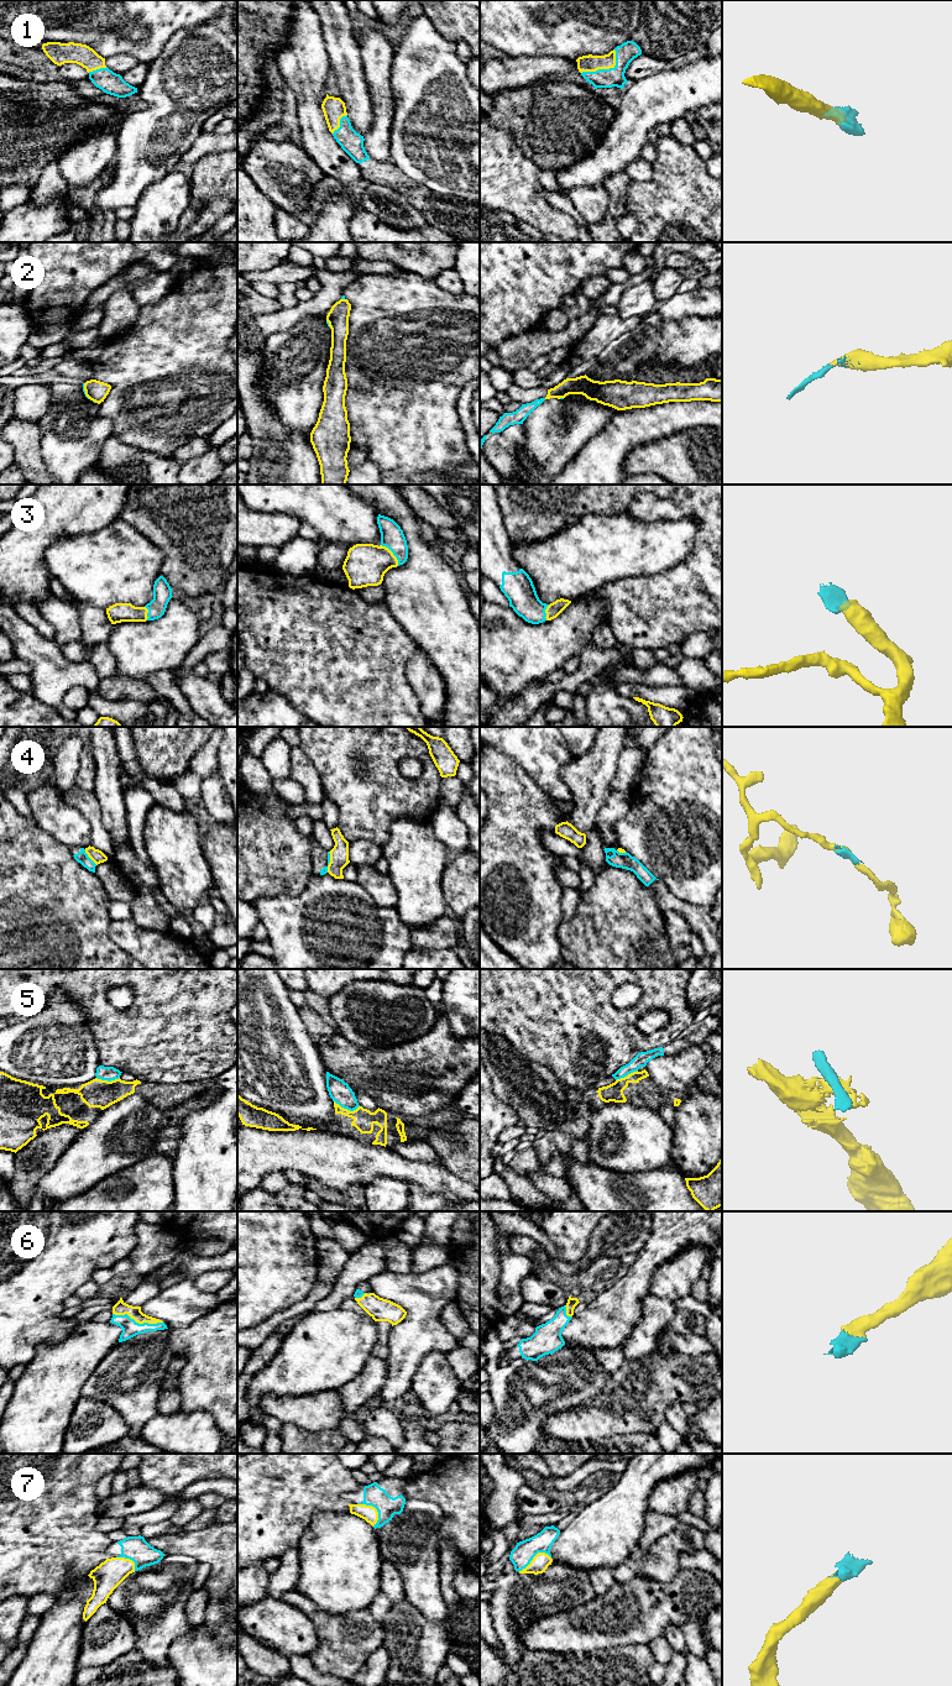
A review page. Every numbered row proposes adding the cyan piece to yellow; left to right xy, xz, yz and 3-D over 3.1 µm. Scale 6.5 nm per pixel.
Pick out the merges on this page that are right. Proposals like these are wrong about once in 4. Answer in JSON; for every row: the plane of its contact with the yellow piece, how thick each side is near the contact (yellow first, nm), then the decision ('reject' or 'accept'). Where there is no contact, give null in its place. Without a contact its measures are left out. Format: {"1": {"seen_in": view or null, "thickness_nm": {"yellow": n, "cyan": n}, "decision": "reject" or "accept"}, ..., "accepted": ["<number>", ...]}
{"1": {"seen_in": "yz", "thickness_nm": {"yellow": 110, "cyan": 130}, "decision": "accept"}, "2": {"seen_in": "xy", "thickness_nm": {"yellow": 140, "cyan": 20}, "decision": "accept"}, "3": {"seen_in": "xz", "thickness_nm": {"yellow": 280, "cyan": 150}, "decision": "accept"}, "4": {"seen_in": "xy", "thickness_nm": {"yellow": 90, "cyan": 80}, "decision": "reject"}, "5": {"seen_in": "xz", "thickness_nm": {"yellow": 140, "cyan": 140}, "decision": "reject"}, "6": {"seen_in": "xy", "thickness_nm": {"yellow": 90, "cyan": 110}, "decision": "accept"}, "7": {"seen_in": "xz", "thickness_nm": {"yellow": 100, "cyan": 140}, "decision": "accept"}, "accepted": ["1", "2", "3", "6", "7"]}

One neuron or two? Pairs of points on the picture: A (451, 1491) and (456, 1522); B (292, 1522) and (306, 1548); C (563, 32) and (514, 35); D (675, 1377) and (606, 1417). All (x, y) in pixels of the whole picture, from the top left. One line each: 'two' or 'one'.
A: one
B: two
C: one
D: one

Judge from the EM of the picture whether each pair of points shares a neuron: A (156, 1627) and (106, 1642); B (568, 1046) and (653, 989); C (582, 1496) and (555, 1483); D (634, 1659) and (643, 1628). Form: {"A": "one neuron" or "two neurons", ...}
{"A": "two neurons", "B": "one neuron", "C": "two neurons", "D": "two neurons"}

